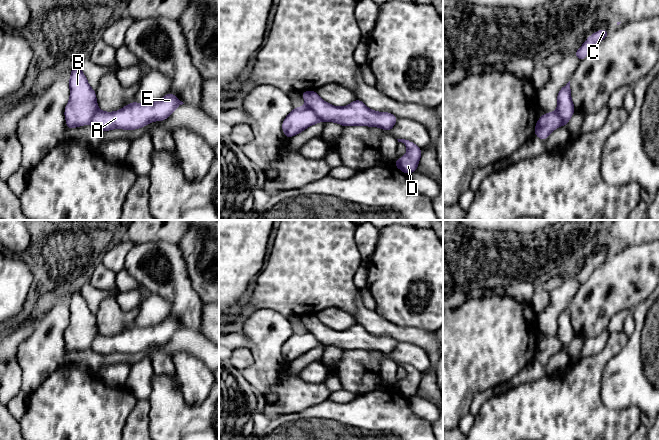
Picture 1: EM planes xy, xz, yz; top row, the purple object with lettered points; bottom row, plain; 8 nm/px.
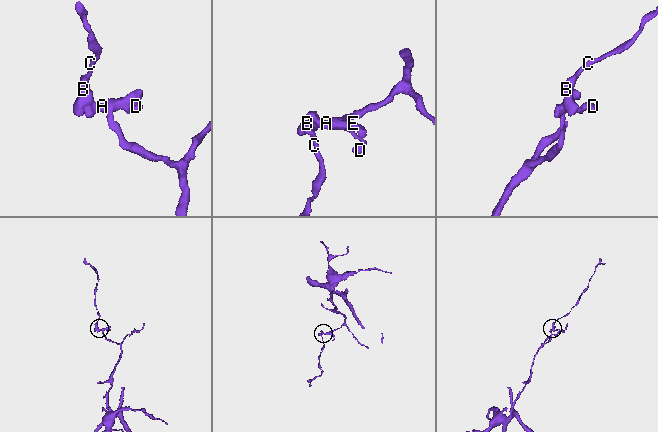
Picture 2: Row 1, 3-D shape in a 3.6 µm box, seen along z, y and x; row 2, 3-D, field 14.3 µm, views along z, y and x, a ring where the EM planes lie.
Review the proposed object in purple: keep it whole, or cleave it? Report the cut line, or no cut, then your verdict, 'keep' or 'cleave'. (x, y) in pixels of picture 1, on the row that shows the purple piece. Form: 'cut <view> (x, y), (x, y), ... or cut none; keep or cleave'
cut none; keep

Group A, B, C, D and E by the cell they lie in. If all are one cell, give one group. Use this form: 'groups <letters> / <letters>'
groups A B C D E

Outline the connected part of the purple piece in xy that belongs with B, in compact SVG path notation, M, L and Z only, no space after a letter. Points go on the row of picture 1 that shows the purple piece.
M77 61L68 81L70 99L64 110L67 129L90 124L100 131L112 129L136 130L154 121L166 120L172 112L184 104L174 94L147 104L131 102L115 112L104 112L98 108L96 91L88 84Z

